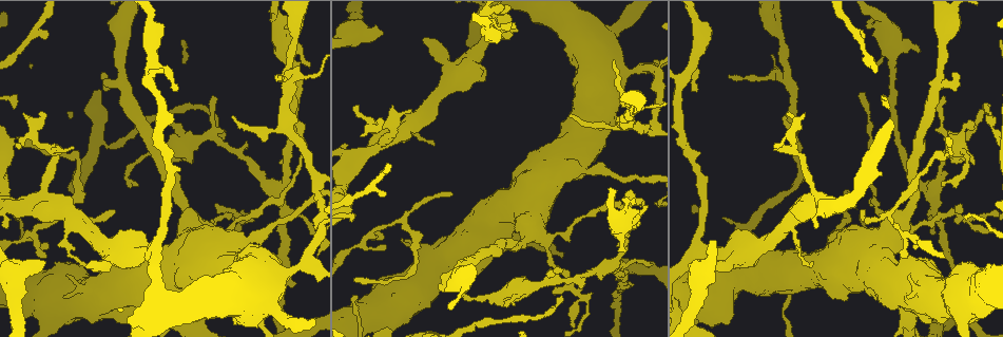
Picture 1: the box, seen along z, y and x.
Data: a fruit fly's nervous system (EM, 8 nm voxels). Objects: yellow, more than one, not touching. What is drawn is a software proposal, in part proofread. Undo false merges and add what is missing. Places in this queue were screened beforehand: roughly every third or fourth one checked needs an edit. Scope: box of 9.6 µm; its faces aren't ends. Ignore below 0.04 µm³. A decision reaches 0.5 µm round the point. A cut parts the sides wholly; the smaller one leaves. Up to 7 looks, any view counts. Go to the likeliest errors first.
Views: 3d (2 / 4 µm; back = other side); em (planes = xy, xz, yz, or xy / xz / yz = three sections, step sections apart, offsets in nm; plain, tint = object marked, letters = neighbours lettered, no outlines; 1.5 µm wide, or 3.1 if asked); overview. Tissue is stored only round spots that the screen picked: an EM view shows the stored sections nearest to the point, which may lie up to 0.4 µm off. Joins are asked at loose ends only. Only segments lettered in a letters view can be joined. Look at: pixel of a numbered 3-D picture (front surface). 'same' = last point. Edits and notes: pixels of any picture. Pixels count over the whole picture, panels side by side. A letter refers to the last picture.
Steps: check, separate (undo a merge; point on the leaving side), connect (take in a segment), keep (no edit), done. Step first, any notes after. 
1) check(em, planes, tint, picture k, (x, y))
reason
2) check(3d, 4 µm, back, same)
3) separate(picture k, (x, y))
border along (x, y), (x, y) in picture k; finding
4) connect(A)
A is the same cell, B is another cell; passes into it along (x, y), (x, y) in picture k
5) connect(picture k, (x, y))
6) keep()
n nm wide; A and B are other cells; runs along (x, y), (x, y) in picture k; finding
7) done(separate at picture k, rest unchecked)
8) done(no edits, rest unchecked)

check(em, xy, step 8, tint, picture 1, (635, 199))
stops while still wide

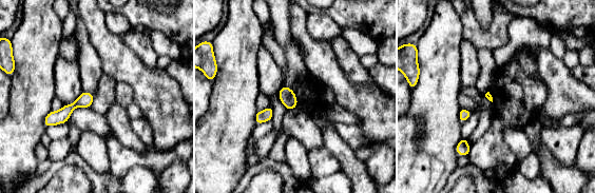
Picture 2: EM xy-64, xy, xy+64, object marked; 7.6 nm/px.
check(em, planes, letters, same)
another direction

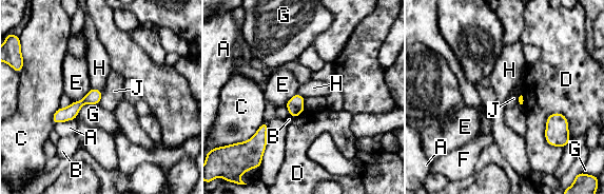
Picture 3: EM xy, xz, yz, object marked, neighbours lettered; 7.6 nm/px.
keep()
A, B, C, D, E, F, G, H and J are other cells; runs along (99, 94), (55, 119) in picture 3; none of them fits

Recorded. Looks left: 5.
check(3d, 2 µm, picture 1, (87, 265))
an open end

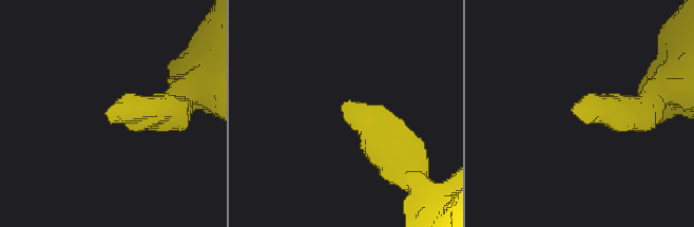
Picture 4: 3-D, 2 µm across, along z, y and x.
check(em, planes, tint, picture 4, (578, 110))
need the tissue

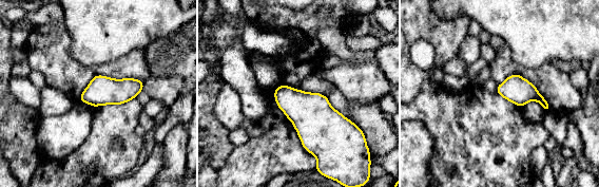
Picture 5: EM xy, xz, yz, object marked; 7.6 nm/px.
check(em, planes, letters, same)

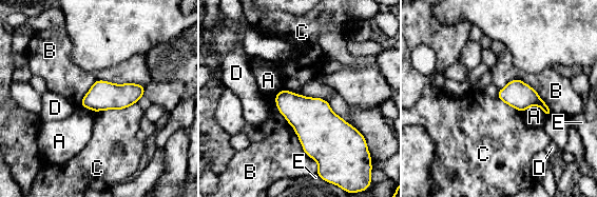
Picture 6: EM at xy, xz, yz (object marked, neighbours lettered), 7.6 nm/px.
keep()
A, B, C, D and E are other cells; border along (136, 102), (123, 109), (95, 112) in picture 6; no lettered segment goes on from it

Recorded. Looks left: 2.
check(em, xy, step 8, tint, picture 1, (586, 303))
sharp bend

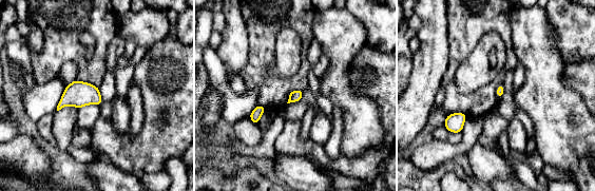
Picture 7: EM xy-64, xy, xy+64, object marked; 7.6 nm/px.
check(em, planes, letters, same)

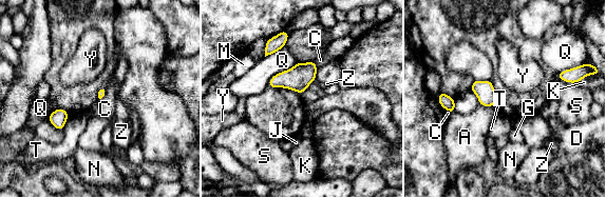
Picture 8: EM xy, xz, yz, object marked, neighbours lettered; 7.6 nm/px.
keep()
60 nm wide; A, C, D, G, J, K, M, N, Q, S, T, Y and Z are other cells; border along (299, 61), (314, 61), (317, 68) in picture 8; all the same cell

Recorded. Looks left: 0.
done(no edits, rest unchecked)

